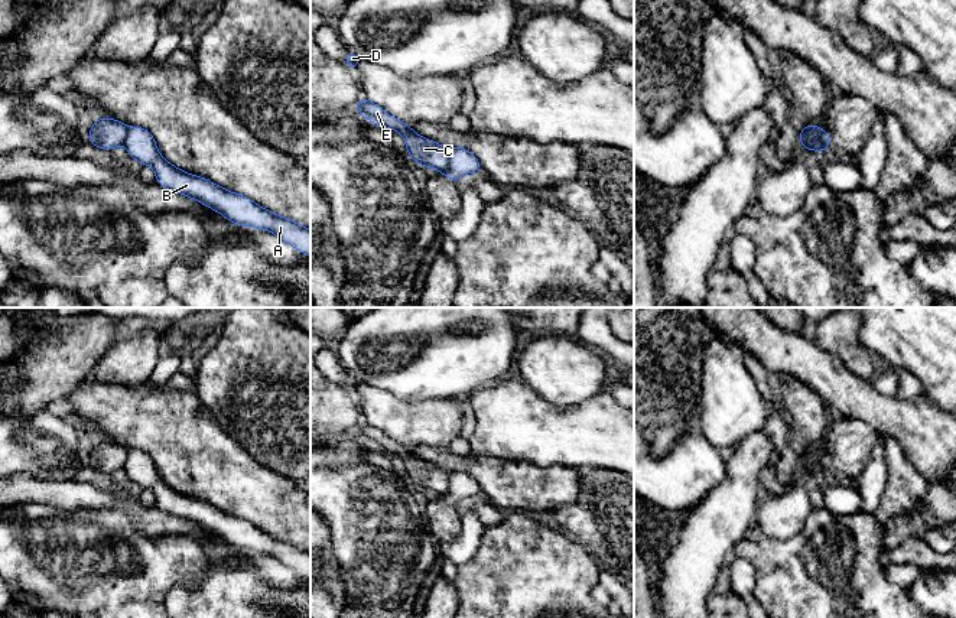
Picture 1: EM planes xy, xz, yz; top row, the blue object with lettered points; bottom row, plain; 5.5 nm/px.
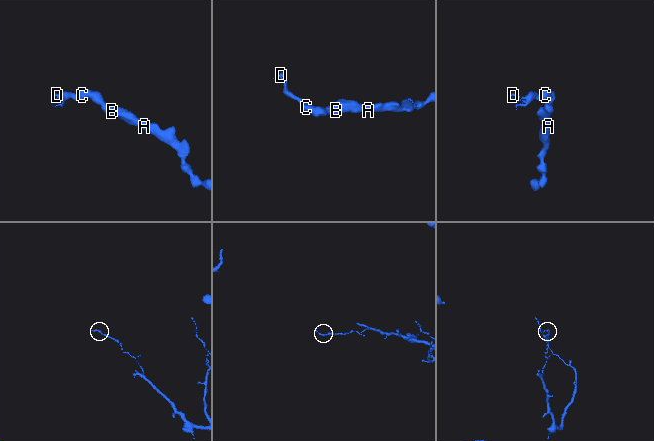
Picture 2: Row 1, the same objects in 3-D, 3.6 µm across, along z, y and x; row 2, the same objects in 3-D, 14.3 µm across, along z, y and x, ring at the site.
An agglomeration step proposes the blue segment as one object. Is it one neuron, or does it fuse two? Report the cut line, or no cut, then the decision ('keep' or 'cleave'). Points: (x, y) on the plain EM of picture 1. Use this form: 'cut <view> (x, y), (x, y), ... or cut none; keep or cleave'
cut xz (449, 472), (449, 490), (444, 497); cleave

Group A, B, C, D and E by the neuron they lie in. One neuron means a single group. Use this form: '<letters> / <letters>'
A B / C D E

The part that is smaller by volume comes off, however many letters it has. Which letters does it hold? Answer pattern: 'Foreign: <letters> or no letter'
Foreign: C, D, E

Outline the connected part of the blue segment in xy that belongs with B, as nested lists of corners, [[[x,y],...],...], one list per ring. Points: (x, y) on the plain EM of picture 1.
[[[127,451],[124,469],[133,482],[155,492],[156,505],[163,511],[199,524],[231,546],[270,554],[310,580],[310,553],[274,539],[244,518],[225,514],[205,501],[175,491],[162,481],[147,453]]]

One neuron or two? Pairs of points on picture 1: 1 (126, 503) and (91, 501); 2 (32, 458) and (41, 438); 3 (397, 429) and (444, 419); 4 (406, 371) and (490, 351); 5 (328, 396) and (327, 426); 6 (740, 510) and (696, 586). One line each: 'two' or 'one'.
1: one
2: one
3: one
4: one
5: one
6: one

